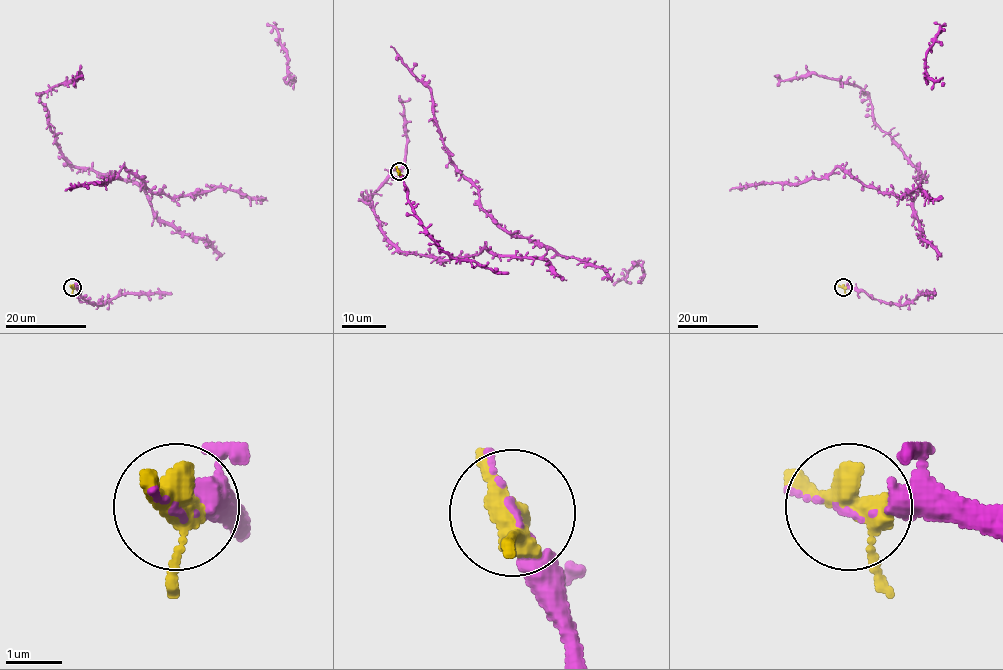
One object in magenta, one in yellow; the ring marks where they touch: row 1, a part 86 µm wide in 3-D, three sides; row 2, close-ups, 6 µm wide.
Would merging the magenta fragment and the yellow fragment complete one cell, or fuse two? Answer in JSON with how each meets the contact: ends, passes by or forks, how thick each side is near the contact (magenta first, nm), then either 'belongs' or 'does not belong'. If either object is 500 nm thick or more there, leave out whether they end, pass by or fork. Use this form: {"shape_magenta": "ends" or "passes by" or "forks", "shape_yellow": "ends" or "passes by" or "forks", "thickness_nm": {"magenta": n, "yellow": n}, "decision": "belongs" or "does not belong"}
{"shape_magenta": "passes by", "shape_yellow": "passes by", "thickness_nm": {"magenta": 60, "yellow": 460}, "decision": "belongs"}

